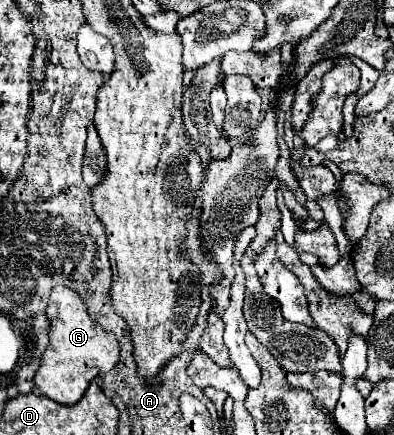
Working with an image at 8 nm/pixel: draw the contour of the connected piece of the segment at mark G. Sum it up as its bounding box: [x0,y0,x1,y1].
[35,285,119,405]

